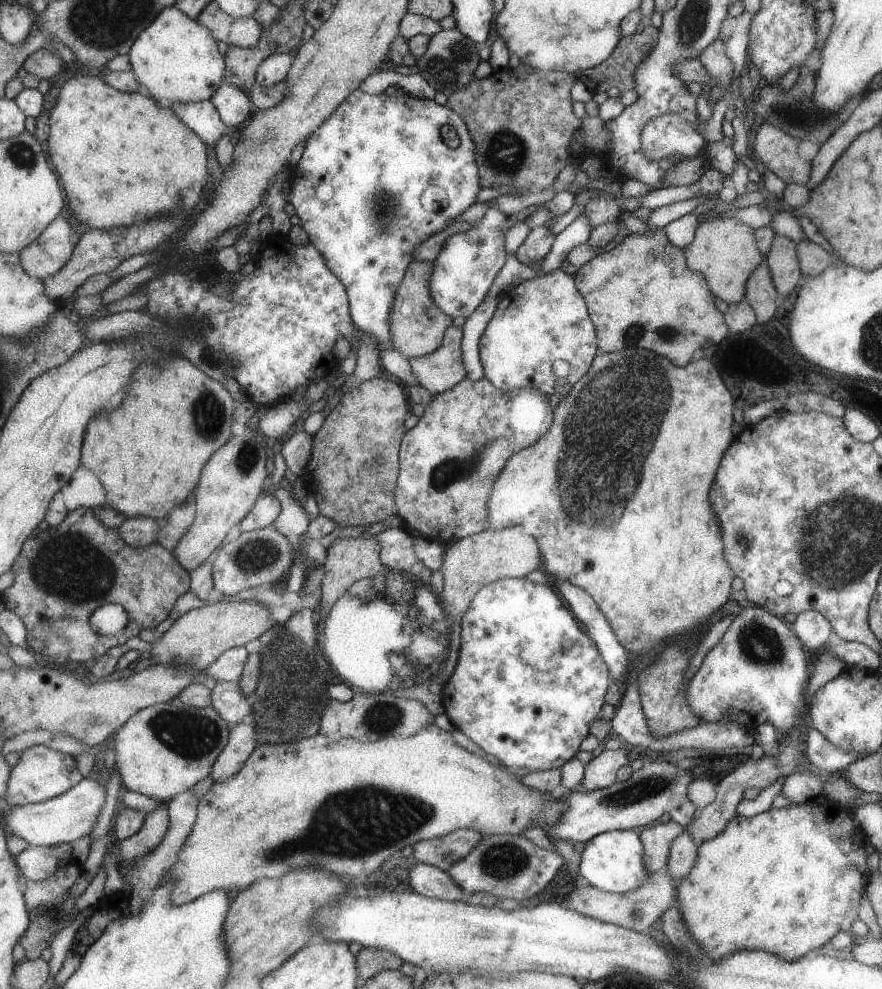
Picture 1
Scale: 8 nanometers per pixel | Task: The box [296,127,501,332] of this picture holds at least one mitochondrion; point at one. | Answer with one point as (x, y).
(383, 211)

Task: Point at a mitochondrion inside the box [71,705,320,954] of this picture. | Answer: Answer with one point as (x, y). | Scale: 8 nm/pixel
(193, 735)

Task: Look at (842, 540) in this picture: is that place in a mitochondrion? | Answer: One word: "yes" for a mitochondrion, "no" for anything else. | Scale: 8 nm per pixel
yes

